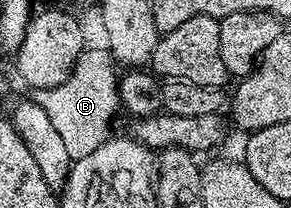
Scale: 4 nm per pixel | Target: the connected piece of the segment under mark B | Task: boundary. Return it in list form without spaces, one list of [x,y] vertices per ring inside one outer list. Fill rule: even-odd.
[[[85,48],[80,58],[73,63],[69,77],[60,85],[49,89],[37,89],[34,93],[36,104],[46,111],[50,124],[58,131],[66,151],[70,151],[73,161],[82,159],[82,155],[91,155],[98,151],[102,143],[113,136],[112,120],[116,112],[121,112],[118,69],[107,48]]]

